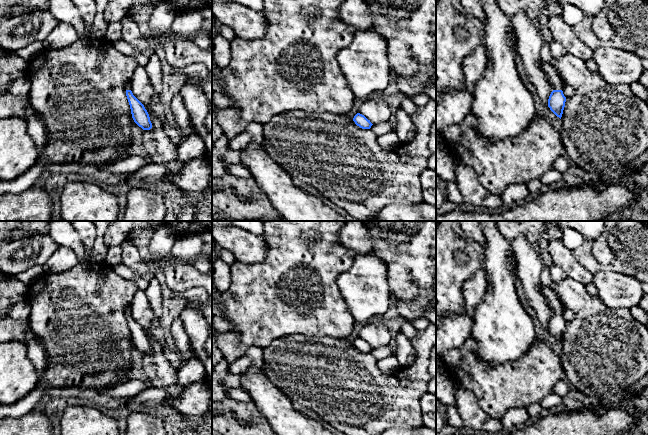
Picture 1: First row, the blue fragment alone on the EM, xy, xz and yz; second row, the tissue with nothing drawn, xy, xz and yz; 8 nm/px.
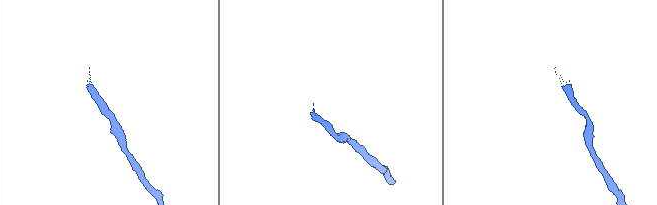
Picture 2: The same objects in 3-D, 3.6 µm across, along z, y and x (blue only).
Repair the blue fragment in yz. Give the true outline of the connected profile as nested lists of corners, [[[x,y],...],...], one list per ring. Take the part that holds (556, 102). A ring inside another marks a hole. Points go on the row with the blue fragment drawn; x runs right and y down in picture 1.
[[[542,62],[541,70],[549,78],[554,89],[549,96],[548,107],[557,117],[561,119],[566,102],[566,97],[562,91],[561,78],[558,72],[550,64]]]

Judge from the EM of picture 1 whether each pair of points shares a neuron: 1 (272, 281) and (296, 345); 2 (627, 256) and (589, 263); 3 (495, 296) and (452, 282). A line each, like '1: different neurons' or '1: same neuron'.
1: different neurons
2: same neuron
3: different neurons

